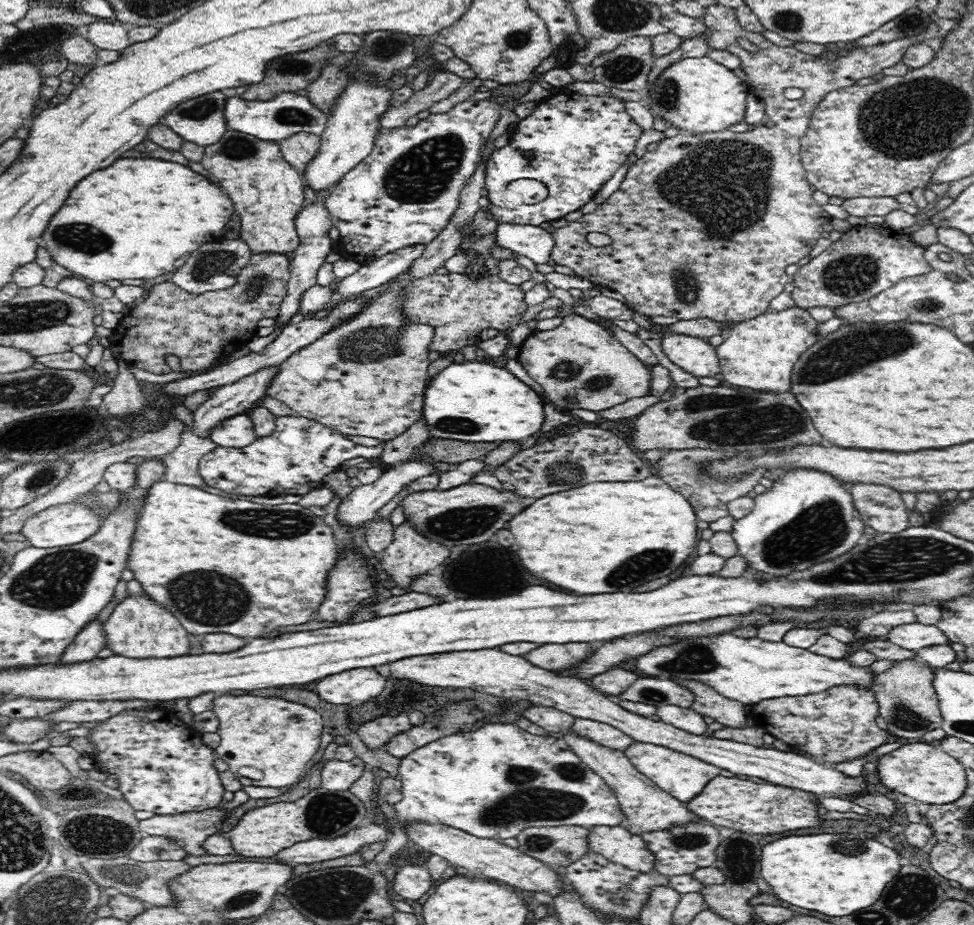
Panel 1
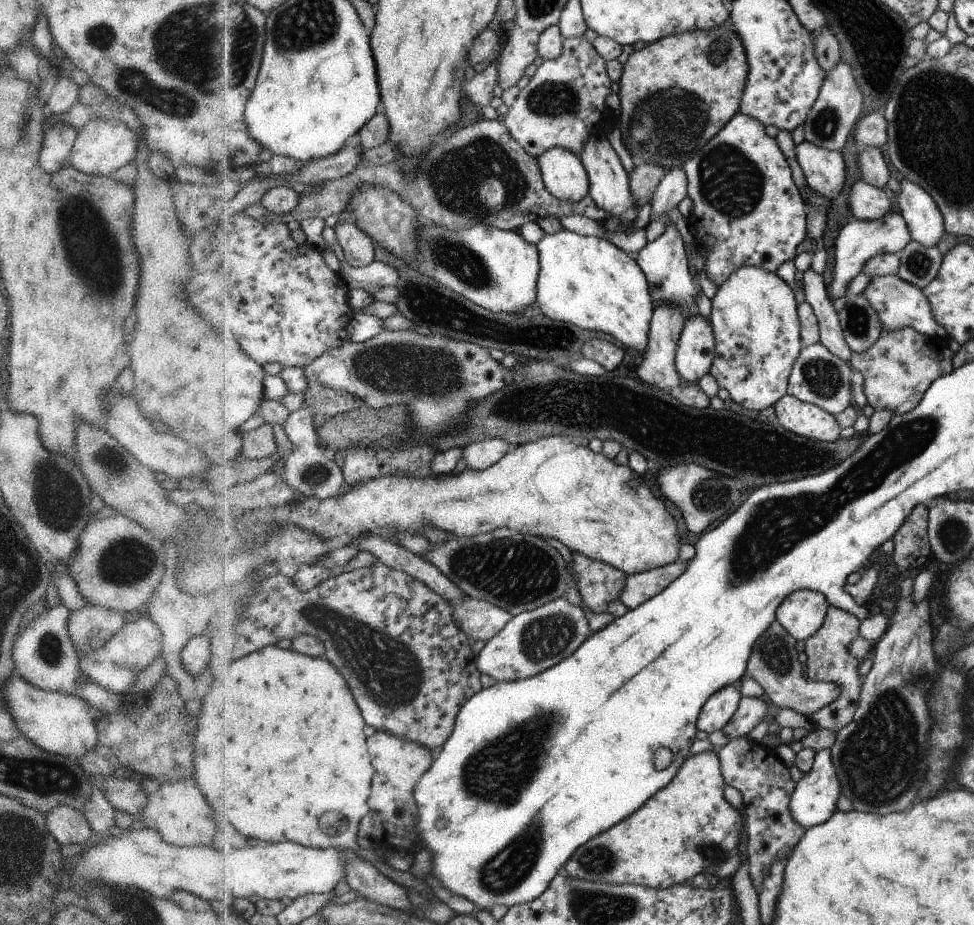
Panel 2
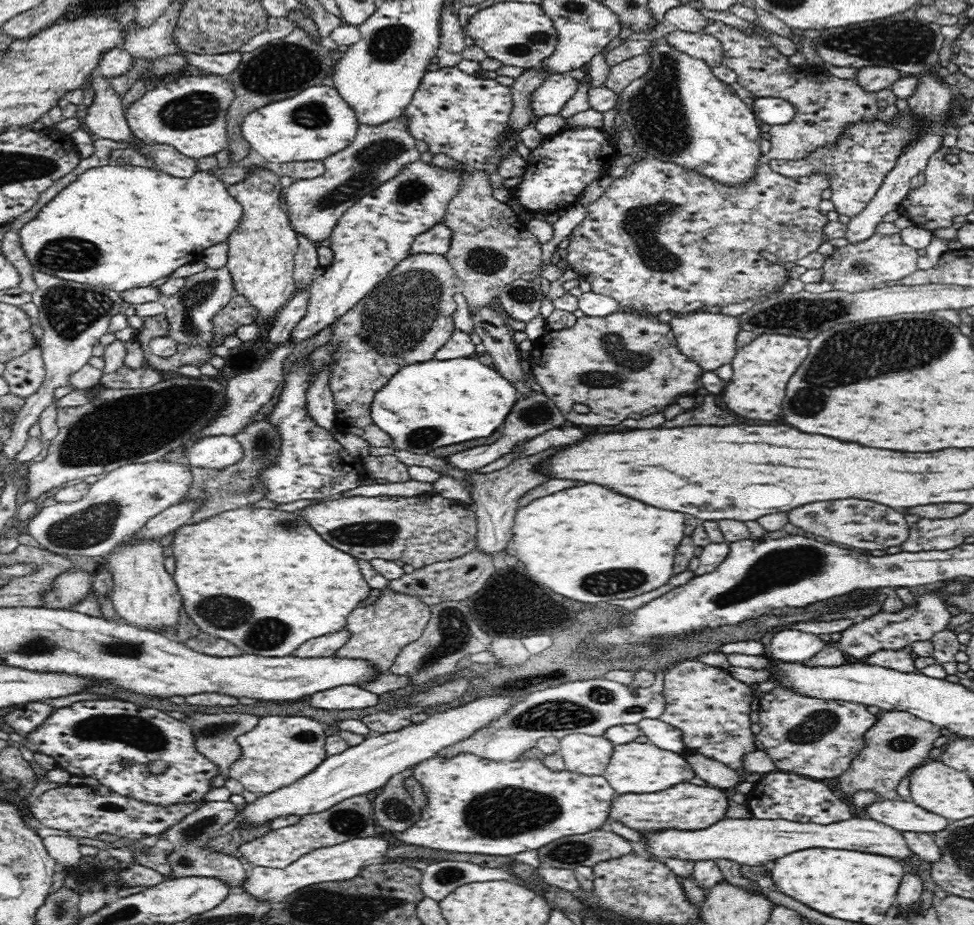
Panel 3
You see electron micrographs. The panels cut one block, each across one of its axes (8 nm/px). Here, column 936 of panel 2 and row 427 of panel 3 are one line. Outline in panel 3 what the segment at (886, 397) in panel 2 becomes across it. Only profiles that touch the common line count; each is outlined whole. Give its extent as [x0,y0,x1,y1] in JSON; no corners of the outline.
[309,254,457,447]

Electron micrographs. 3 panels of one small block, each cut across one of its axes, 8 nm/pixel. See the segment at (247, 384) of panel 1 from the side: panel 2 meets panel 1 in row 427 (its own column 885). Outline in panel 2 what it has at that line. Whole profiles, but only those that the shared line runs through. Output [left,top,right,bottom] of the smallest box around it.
[850,179,895,221]

